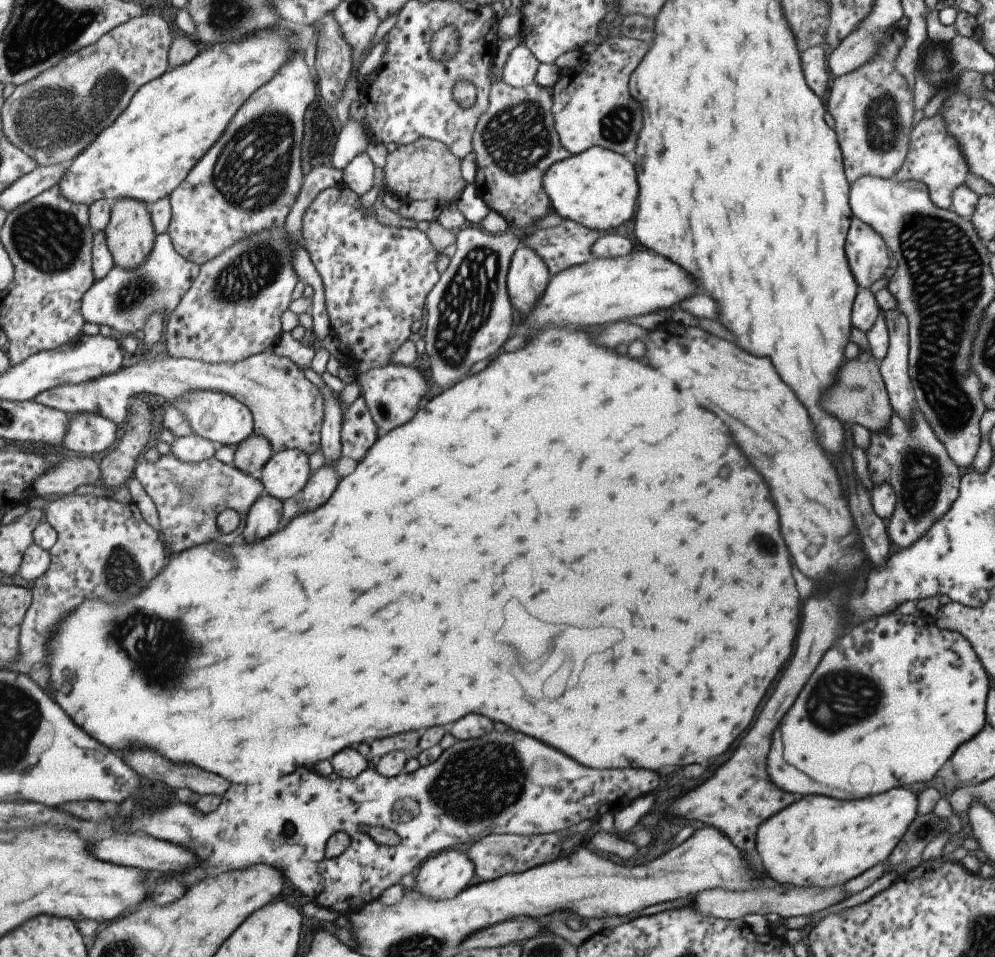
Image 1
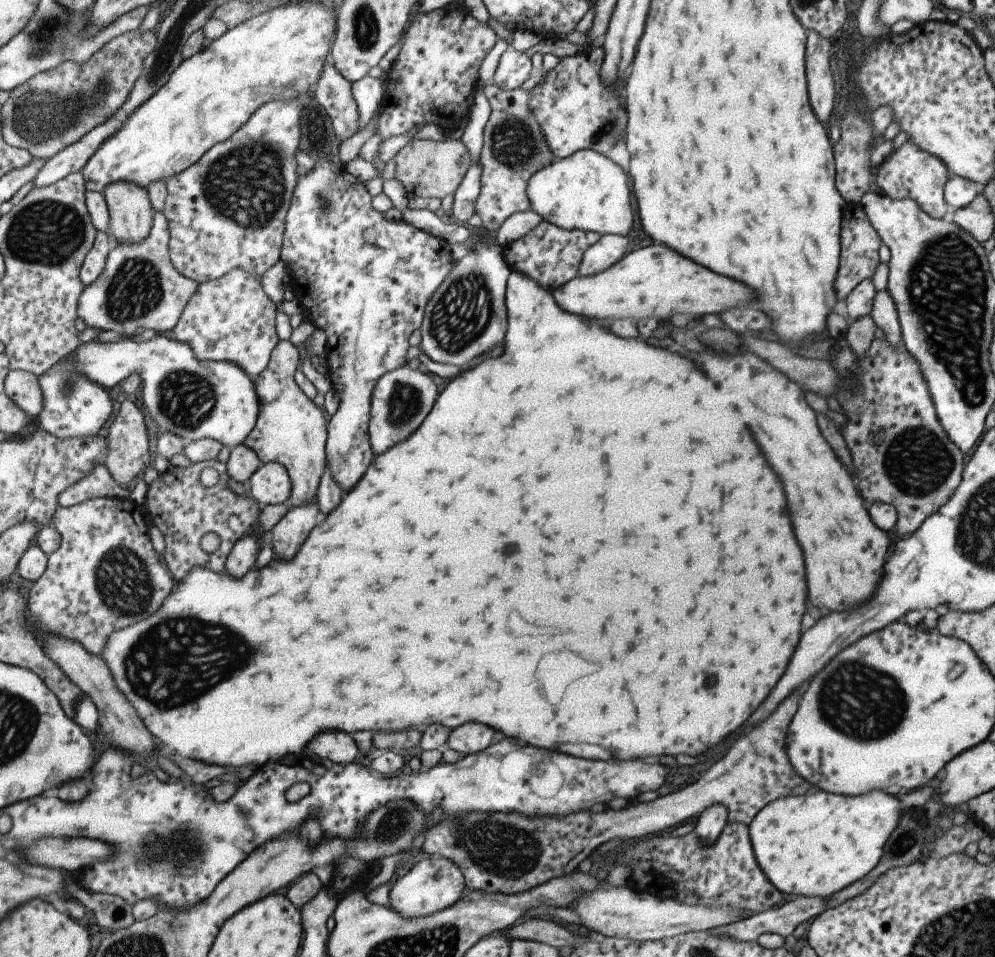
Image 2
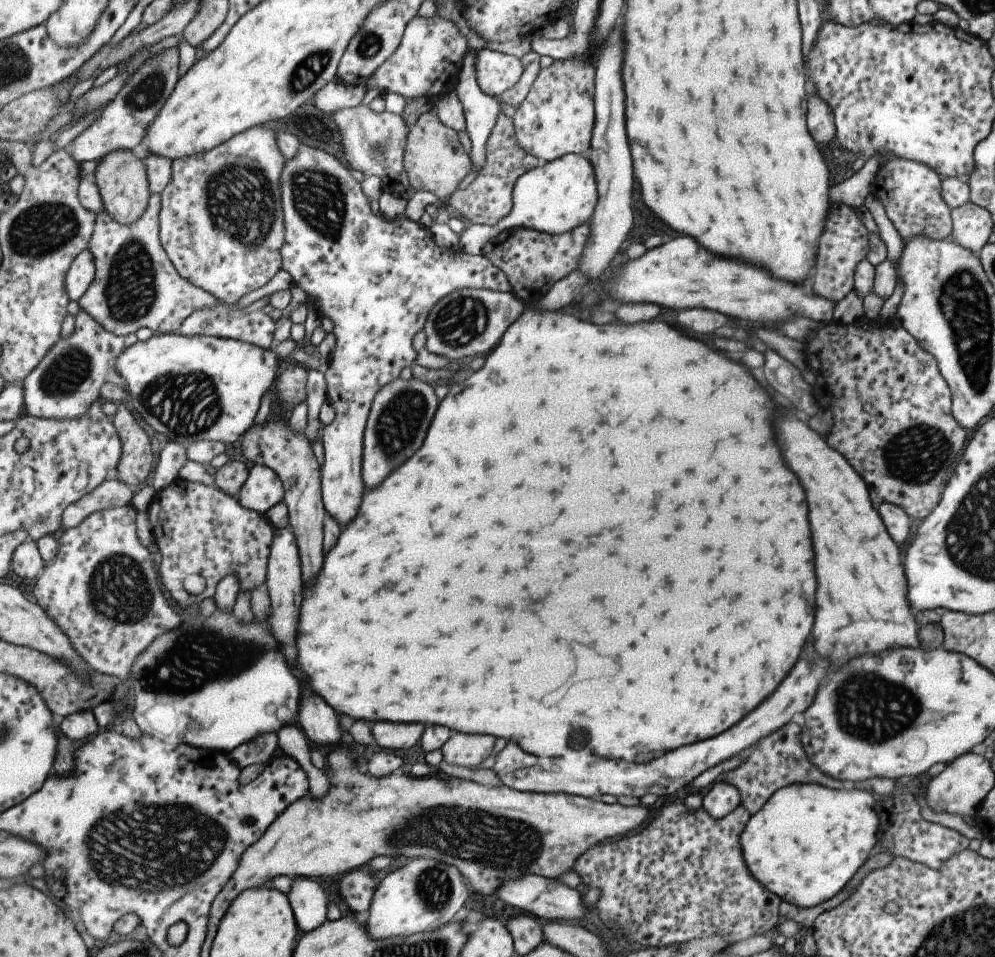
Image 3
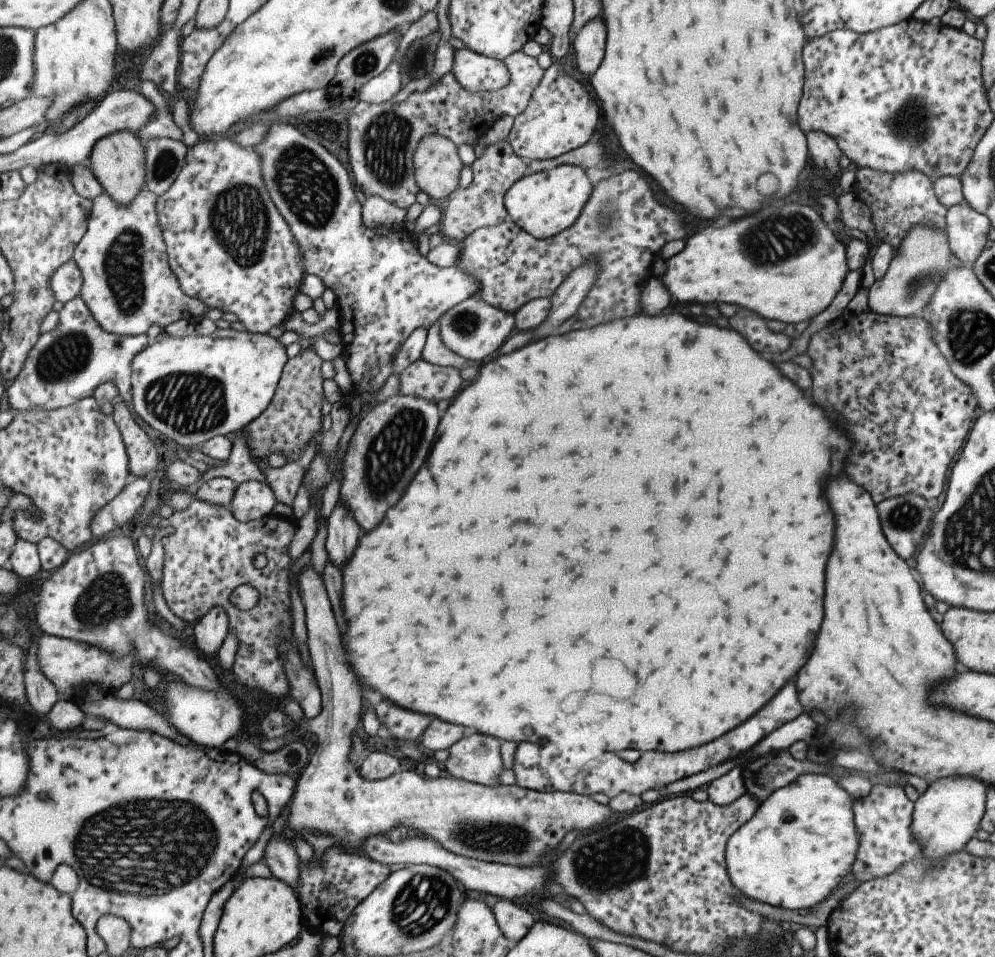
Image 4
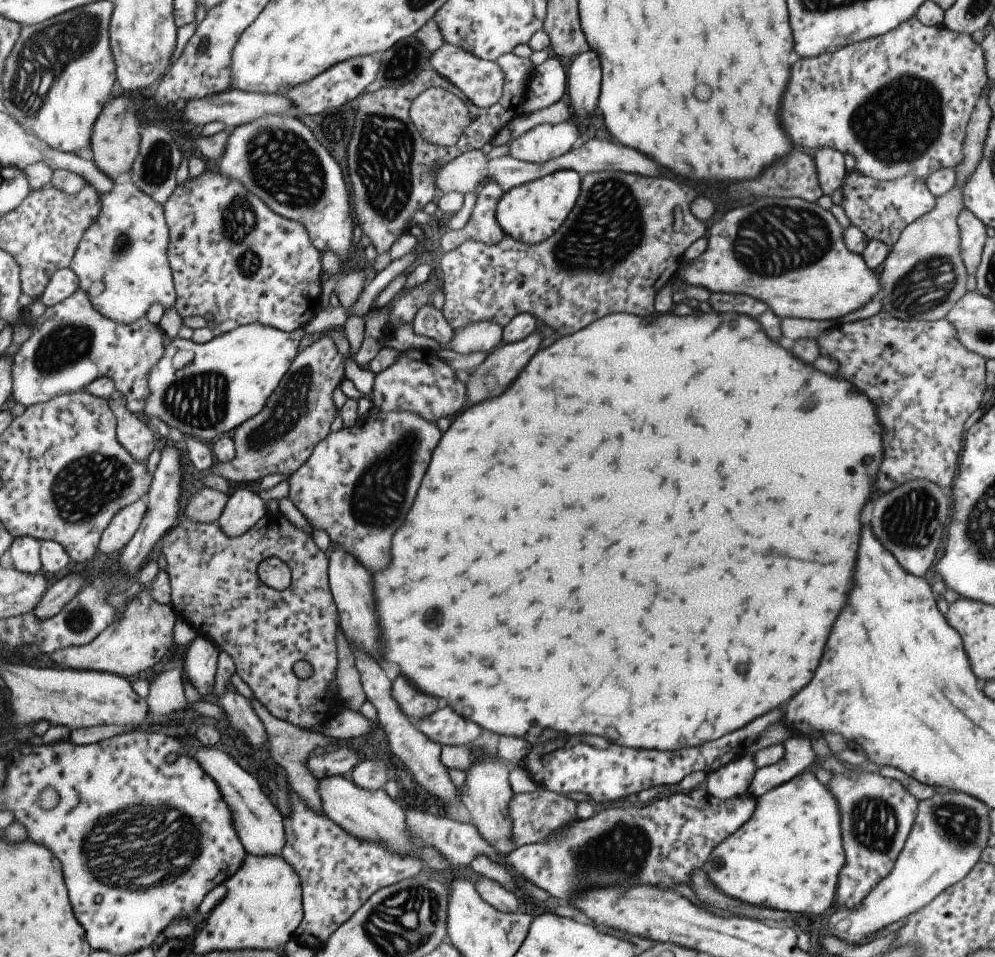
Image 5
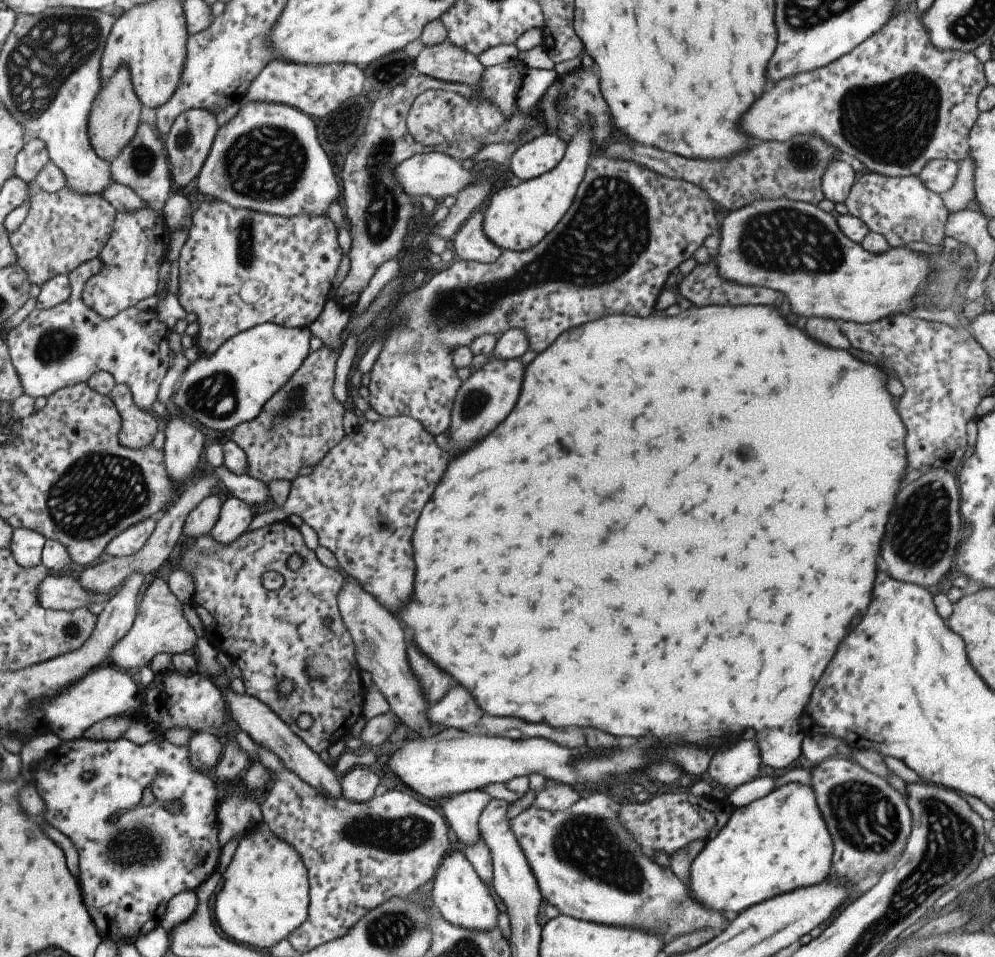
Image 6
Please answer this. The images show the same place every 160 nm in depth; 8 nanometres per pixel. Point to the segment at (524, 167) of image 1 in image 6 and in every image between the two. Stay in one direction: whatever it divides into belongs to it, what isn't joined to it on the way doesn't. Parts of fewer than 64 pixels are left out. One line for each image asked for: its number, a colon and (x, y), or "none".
2: (513, 148)
3: (487, 199)
4: (481, 204)
5: (481, 226)
6: (469, 243)

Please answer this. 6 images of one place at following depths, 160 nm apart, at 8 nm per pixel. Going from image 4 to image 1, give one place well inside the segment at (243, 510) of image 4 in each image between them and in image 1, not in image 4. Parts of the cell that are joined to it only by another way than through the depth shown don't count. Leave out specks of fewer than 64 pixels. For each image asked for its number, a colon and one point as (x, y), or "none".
1: (286, 472)
2: (270, 484)
3: (263, 489)

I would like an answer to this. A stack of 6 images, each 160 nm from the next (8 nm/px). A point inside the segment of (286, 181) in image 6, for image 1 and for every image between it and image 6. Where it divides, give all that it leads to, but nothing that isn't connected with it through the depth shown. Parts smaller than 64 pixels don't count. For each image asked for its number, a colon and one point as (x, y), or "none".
1: (375, 277)
2: (363, 278)
3: (376, 279)
4: (383, 289)
5: (276, 157)

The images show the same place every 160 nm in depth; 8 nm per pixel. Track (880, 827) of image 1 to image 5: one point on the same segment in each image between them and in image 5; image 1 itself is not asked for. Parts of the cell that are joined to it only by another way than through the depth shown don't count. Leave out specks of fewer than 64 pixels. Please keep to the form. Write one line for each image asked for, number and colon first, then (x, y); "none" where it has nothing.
2: (814, 845)
3: (804, 843)
4: (799, 845)
5: (786, 856)

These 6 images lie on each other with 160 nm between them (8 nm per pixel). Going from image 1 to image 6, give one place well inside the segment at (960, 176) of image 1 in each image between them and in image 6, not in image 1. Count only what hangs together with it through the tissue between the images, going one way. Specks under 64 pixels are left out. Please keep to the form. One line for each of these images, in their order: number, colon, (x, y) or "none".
2: (907, 173)
3: (909, 191)
4: (895, 202)
5: (879, 209)
6: (901, 209)

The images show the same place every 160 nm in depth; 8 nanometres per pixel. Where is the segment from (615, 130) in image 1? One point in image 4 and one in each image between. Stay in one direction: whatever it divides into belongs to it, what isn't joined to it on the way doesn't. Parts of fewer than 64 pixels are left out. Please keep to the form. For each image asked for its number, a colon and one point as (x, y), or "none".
2: (574, 111)
3: (556, 116)
4: (561, 115)

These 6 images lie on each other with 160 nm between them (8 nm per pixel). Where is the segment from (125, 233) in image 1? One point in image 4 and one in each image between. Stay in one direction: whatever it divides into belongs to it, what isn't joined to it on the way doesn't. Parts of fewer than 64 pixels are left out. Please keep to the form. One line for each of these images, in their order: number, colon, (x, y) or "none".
2: (132, 213)
3: (122, 177)
4: (118, 160)

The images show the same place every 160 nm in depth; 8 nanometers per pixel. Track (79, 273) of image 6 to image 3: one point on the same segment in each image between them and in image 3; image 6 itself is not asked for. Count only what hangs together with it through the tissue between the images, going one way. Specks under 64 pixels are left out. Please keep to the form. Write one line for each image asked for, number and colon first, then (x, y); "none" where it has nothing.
3: (67, 382)
4: (69, 363)
5: (72, 344)

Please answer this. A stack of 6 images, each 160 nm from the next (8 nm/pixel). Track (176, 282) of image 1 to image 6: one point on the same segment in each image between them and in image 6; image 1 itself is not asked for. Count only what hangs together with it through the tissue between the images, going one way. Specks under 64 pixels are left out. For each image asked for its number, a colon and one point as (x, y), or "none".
2: (140, 287)
3: (137, 285)
4: (128, 283)
5: (123, 261)
6: (133, 257)

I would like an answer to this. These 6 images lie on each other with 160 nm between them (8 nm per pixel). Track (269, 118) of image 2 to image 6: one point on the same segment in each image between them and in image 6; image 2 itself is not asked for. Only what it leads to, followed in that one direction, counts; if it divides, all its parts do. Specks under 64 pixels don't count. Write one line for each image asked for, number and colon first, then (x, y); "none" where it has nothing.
3: (221, 225)
4: (228, 244)
5: (232, 257)
6: (238, 269)

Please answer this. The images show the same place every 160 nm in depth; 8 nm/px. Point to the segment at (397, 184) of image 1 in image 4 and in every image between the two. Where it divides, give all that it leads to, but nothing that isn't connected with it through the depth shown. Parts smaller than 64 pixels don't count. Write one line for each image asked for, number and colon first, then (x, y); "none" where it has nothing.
2: (427, 168)
3: (433, 159)
4: (436, 164)

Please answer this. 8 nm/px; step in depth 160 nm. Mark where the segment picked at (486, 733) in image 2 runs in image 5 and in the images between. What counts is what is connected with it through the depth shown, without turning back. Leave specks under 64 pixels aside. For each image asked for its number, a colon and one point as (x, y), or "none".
3: (469, 750)
4: (476, 759)
5: (485, 794)

